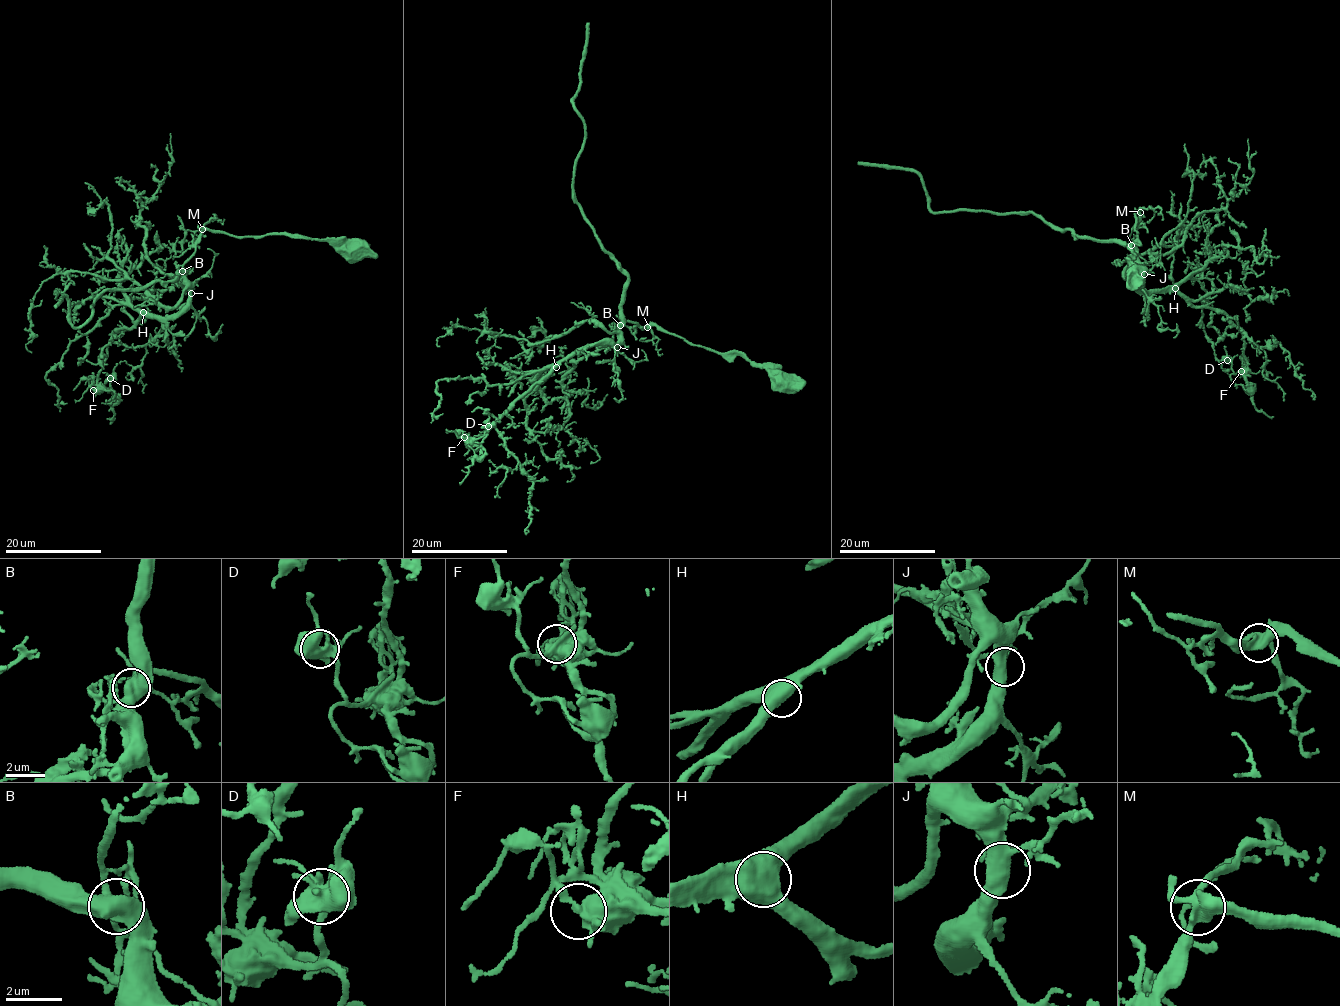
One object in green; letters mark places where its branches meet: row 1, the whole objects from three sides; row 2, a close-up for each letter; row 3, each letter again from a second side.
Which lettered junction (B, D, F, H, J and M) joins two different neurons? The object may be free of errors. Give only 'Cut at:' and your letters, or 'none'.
Cut at: none

